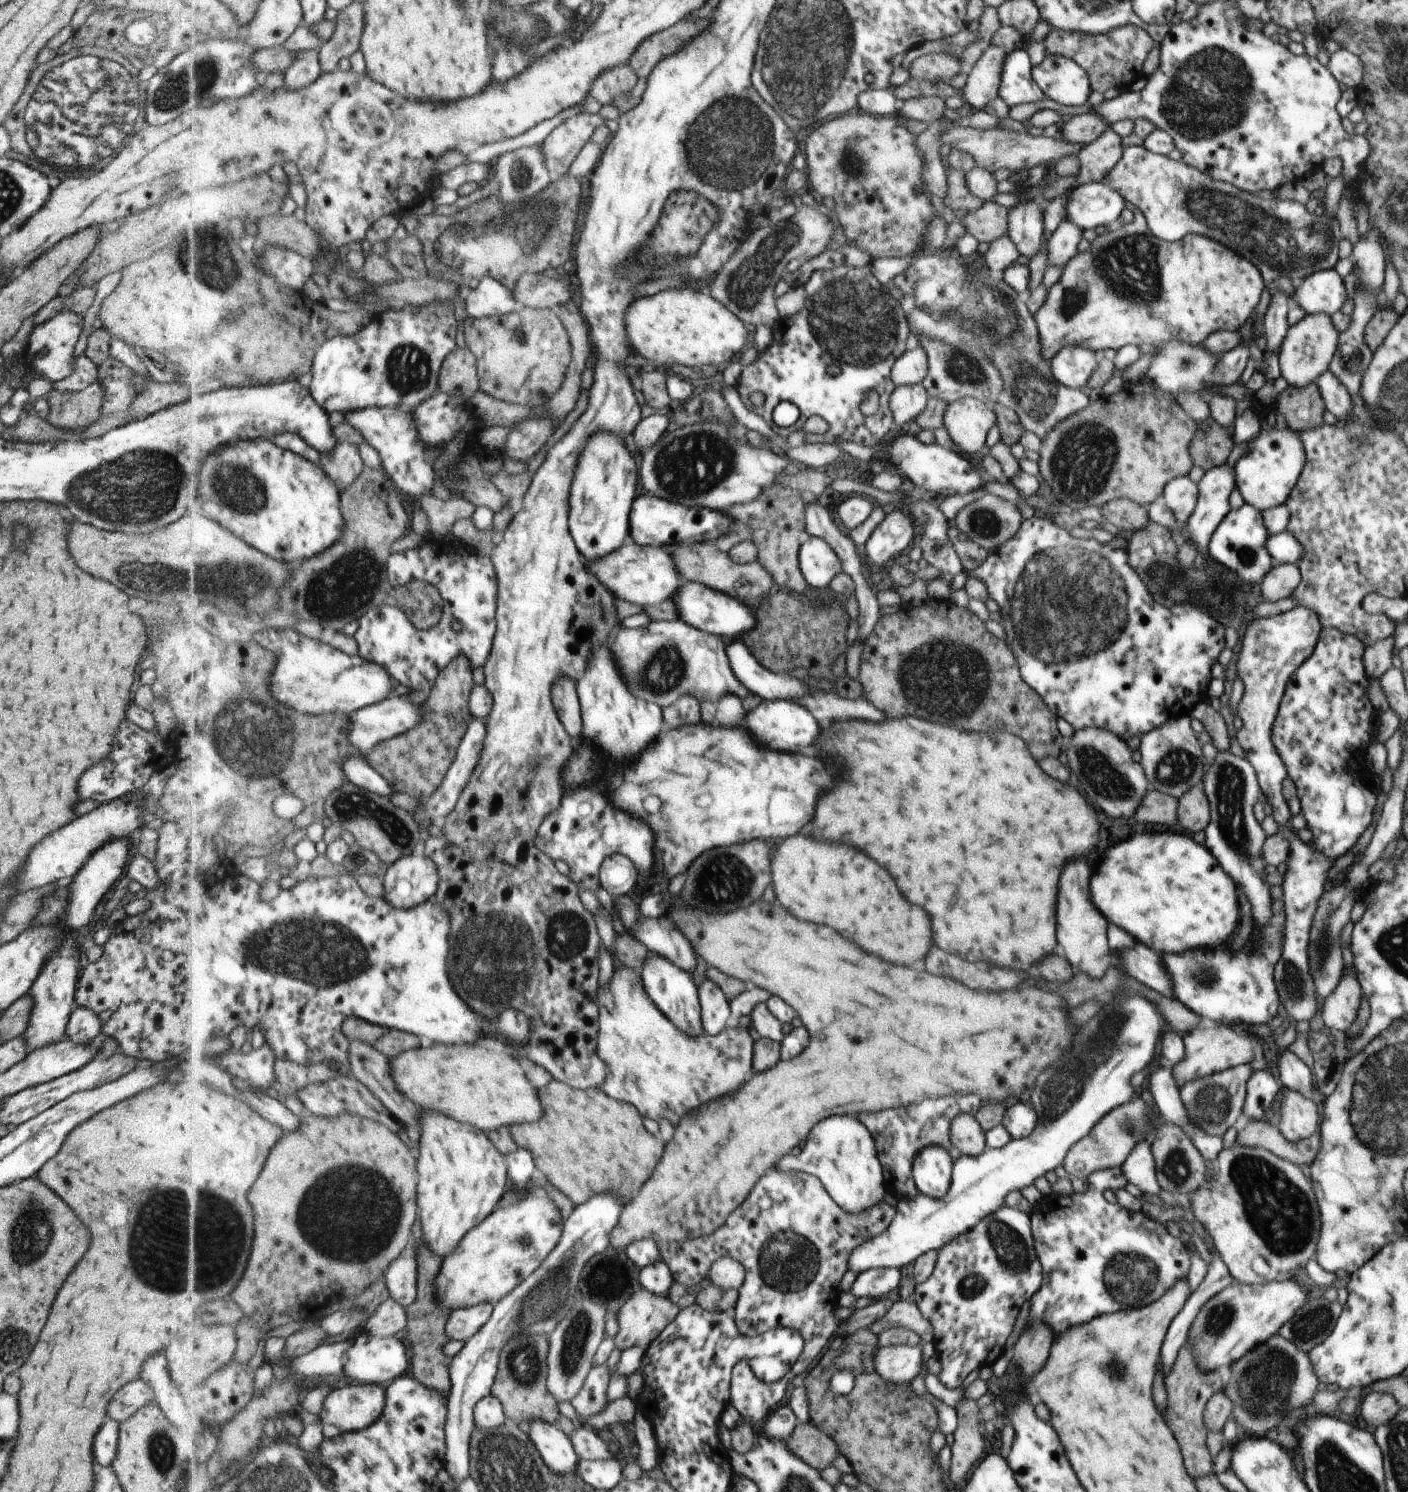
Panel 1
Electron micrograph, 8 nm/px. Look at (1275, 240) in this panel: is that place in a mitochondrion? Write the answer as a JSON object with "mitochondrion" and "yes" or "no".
{"mitochondrion":"yes"}

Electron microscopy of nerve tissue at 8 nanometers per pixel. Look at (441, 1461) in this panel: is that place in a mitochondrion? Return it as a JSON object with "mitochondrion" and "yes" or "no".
{"mitochondrion":"no"}

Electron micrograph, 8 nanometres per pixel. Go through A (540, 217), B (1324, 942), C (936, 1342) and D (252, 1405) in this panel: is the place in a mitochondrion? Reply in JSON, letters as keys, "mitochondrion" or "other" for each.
{"A":"mitochondrion","B":"mitochondrion","C":"other","D":"other"}

